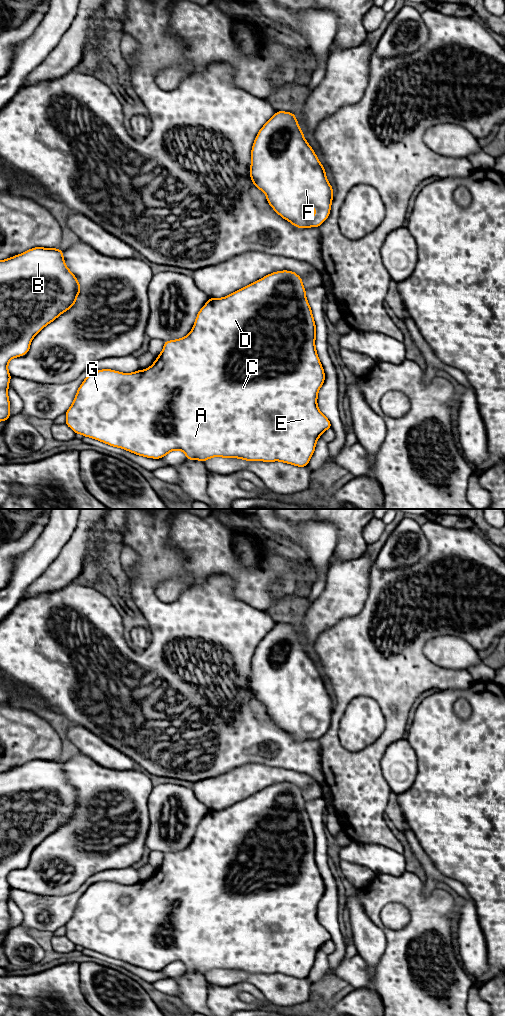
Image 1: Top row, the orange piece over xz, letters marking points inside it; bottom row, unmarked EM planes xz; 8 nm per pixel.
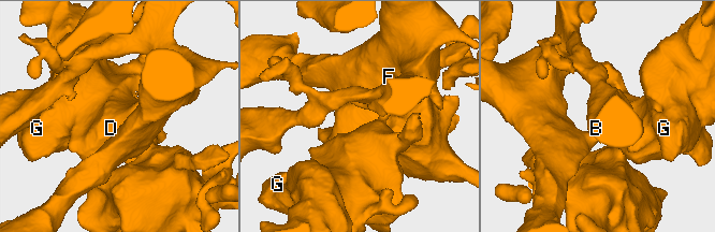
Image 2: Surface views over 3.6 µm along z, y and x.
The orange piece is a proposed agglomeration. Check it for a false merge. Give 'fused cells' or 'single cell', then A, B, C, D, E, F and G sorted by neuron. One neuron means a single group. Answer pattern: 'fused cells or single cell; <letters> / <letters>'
single cell; A B C D E F G

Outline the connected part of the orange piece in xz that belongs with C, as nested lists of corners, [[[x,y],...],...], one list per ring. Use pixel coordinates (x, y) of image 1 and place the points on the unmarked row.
[[[277,783],[223,810],[209,810],[200,821],[191,844],[183,850],[164,853],[164,859],[155,874],[145,882],[122,885],[110,881],[94,883],[77,902],[71,919],[67,922],[66,937],[76,946],[91,949],[113,959],[125,961],[147,970],[160,971],[174,962],[186,966],[186,972],[205,974],[212,969],[239,970],[247,973],[281,973],[305,979],[312,969],[321,946],[332,937],[317,918],[318,903],[325,892],[325,885],[316,864],[316,838],[305,807],[302,790],[293,783]]]

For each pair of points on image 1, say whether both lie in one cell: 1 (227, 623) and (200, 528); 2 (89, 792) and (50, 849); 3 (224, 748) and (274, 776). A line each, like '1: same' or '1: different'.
1: different
2: same
3: different

